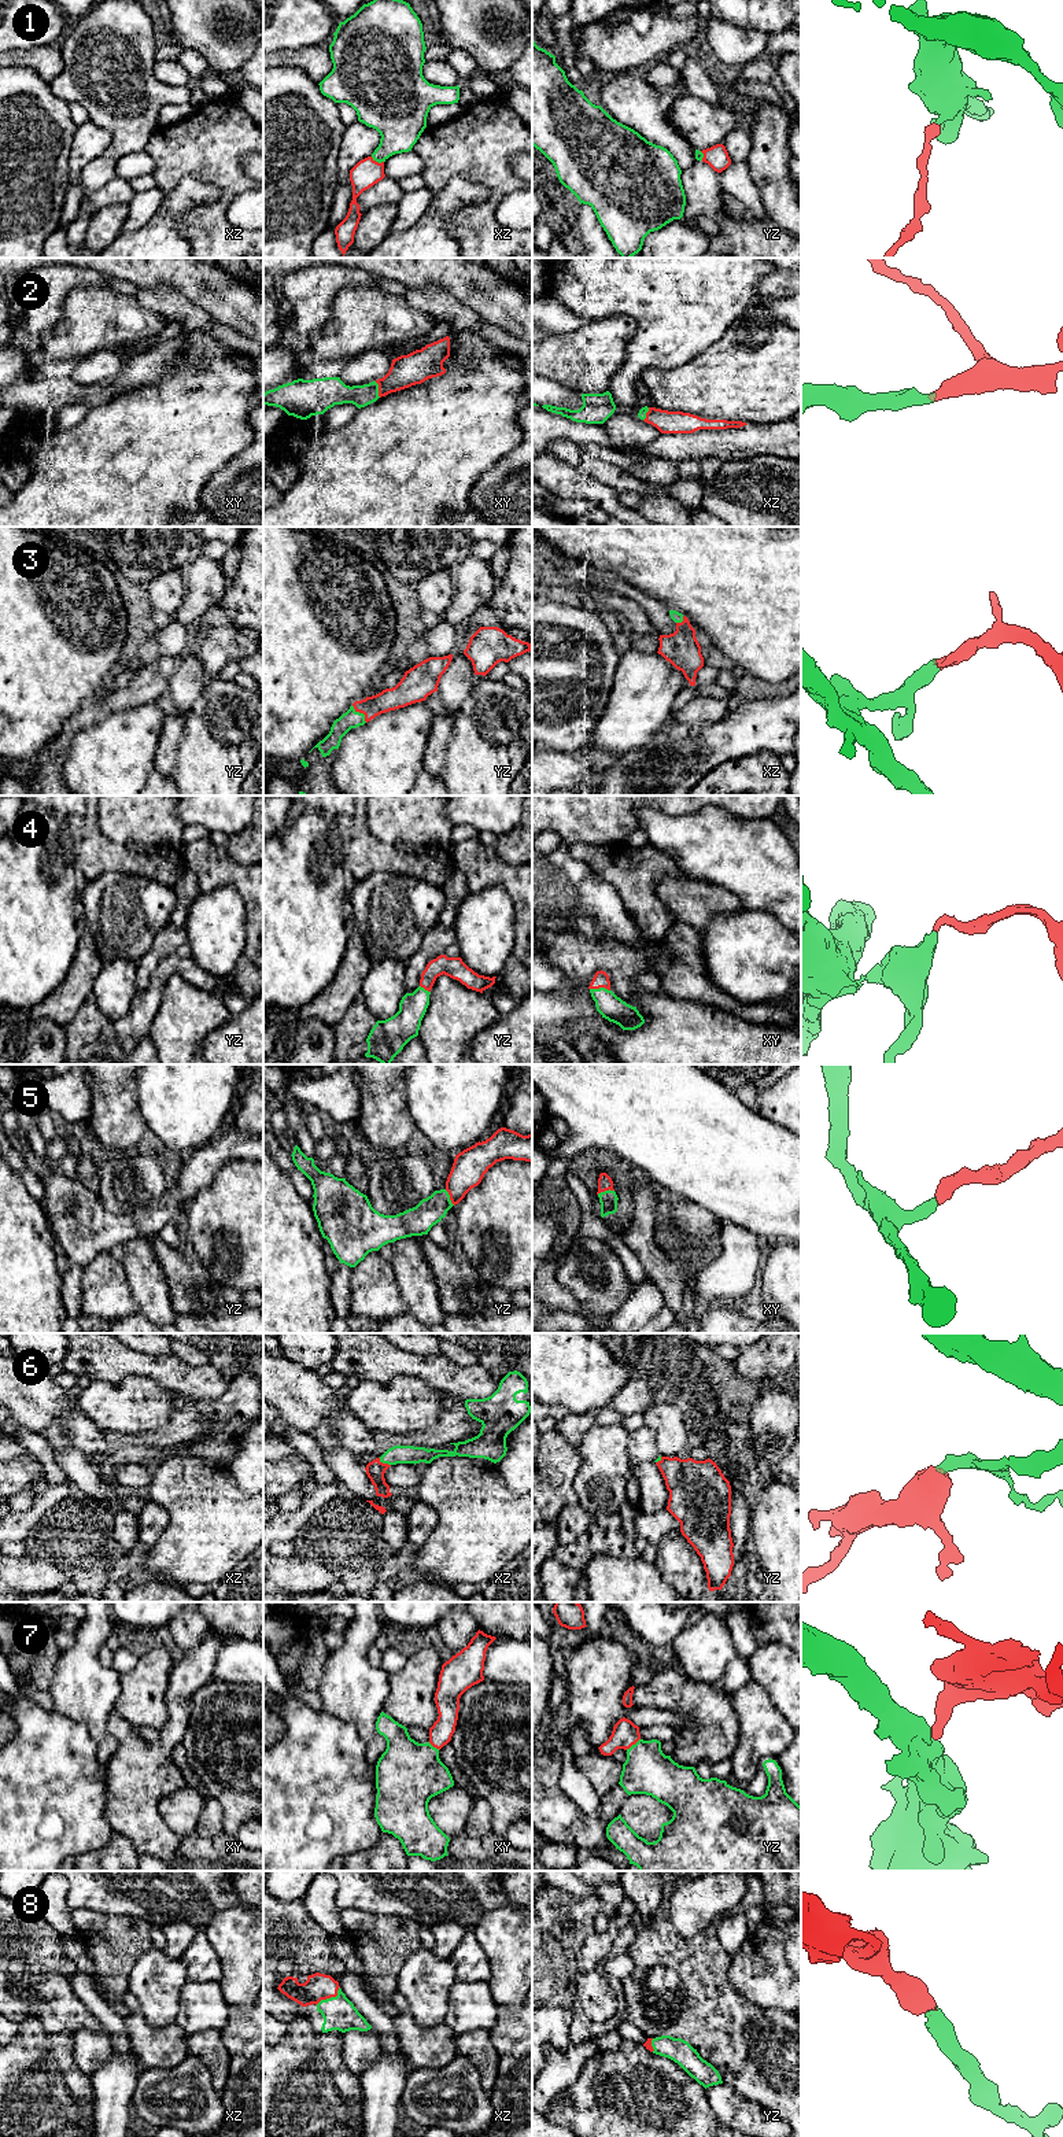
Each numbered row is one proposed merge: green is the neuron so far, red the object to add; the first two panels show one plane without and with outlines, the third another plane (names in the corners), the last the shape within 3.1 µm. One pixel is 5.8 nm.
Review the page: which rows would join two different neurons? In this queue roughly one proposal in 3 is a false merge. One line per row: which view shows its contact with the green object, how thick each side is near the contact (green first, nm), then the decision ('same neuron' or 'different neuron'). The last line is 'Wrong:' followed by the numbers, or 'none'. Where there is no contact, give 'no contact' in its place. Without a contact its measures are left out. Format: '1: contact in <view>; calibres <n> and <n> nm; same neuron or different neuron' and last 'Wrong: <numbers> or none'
1: contact in xz; calibres 260 and 160 nm; same neuron
2: contact in xy; calibres 150 and 190 nm; same neuron
3: contact in yz; calibres 110 and 130 nm; same neuron
4: contact in xy; calibres 150 and 100 nm; same neuron
5: contact in xy; calibres 110 and 90 nm; same neuron
6: contact in xz; calibres 110 and 110 nm; same neuron
7: contact in yz; calibres 280 and 150 nm; same neuron
8: contact in xz; calibres 190 and 160 nm; same neuron
Wrong: none

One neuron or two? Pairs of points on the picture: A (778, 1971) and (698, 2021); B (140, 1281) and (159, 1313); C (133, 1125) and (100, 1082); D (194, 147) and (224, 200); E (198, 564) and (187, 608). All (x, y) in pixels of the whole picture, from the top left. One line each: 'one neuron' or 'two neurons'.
A: two neurons
B: one neuron
C: one neuron
D: one neuron
E: one neuron

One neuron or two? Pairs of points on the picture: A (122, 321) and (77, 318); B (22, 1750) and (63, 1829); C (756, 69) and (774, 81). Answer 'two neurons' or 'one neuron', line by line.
A: one neuron
B: one neuron
C: one neuron

